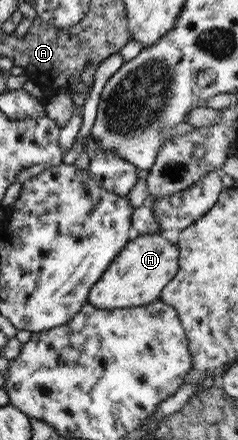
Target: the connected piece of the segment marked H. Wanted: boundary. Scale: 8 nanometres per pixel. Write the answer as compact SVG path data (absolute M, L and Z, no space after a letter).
M161 233L135 235L127 243L124 256L112 264L112 268L104 271L104 280L92 289L92 296L88 295L87 302L100 310L113 308L132 308L144 306L159 300L166 286L175 278L179 271L179 247L162 237Z

